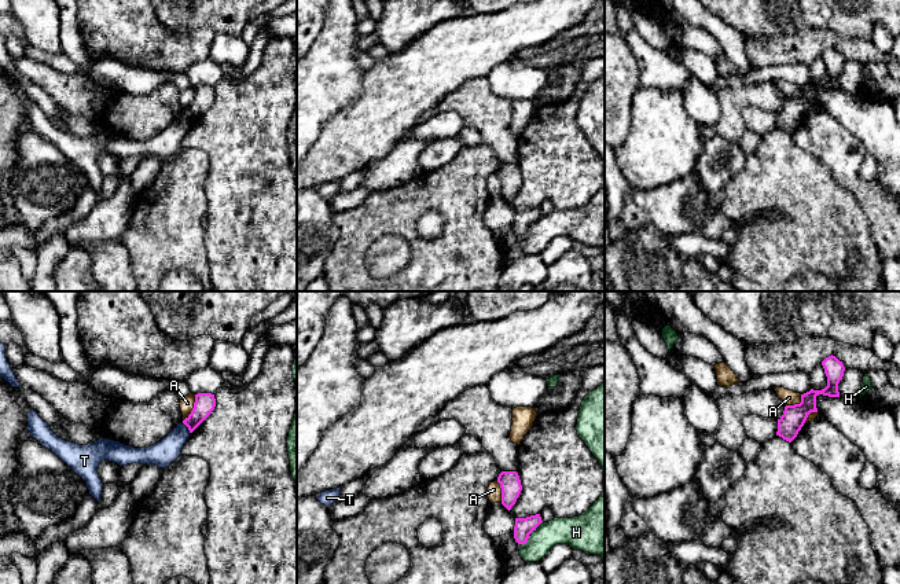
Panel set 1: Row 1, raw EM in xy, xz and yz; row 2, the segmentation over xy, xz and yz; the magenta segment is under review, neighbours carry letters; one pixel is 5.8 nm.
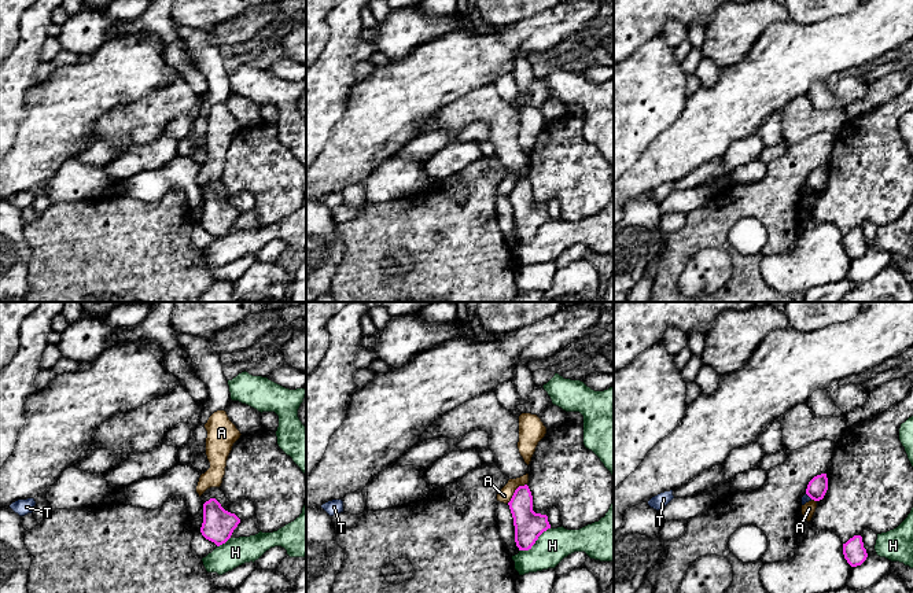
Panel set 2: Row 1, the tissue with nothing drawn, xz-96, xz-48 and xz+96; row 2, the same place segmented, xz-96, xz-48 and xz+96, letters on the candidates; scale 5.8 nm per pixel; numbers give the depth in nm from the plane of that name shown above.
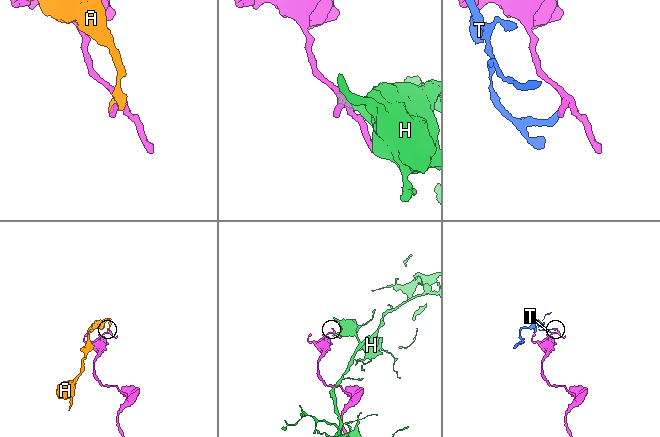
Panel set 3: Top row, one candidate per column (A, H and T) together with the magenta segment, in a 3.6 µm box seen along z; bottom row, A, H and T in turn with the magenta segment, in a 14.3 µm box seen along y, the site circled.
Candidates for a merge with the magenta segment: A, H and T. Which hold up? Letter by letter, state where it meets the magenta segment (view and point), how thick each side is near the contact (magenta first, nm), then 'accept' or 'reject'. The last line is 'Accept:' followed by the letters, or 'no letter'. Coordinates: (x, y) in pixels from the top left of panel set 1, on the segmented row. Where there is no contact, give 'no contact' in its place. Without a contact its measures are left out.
A: meets magenta in xy at (193, 408); 120 nm thick on the magenta side, 80 nm on the other; reject
H: meets magenta in xz at (531, 532); 110 nm thick on the magenta side, 160 nm on the other; reject
T: meets magenta in xy at (187, 426); 120 nm thick on the magenta side, 150 nm on the other; reject
Accept: no letter

